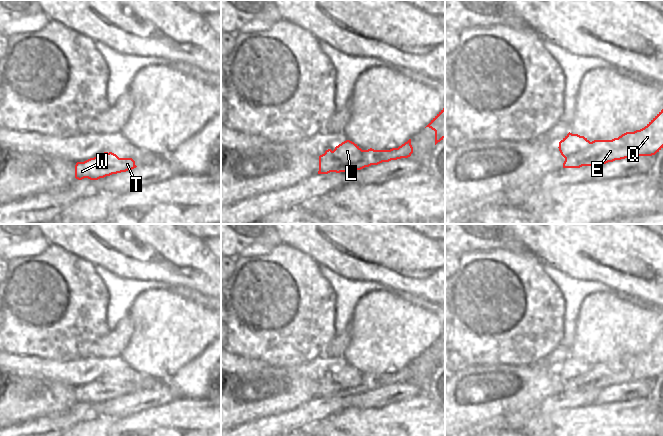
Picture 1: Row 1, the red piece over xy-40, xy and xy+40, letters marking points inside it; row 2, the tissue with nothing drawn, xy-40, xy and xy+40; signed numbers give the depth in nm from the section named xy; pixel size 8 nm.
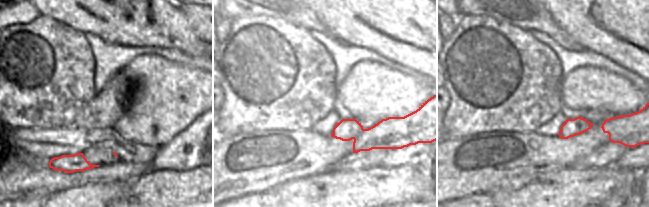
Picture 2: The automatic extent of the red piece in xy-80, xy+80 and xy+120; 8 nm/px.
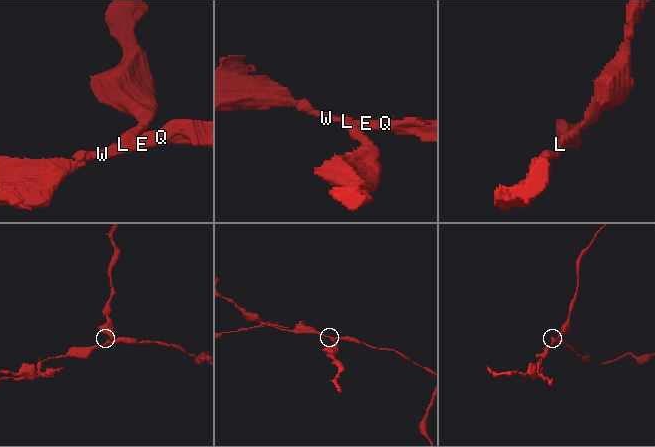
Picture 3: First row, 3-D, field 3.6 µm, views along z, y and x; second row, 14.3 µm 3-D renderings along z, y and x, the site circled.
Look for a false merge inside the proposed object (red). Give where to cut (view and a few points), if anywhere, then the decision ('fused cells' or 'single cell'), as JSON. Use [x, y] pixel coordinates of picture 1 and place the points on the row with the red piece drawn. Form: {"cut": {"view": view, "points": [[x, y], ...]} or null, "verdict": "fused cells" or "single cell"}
{"cut": {"view": "xy", "points": [[363, 150], [357, 161], [338, 160], [332, 156]]}, "verdict": "fused cells"}

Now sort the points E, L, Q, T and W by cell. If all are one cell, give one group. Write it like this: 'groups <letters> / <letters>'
groups E Q T W / L

